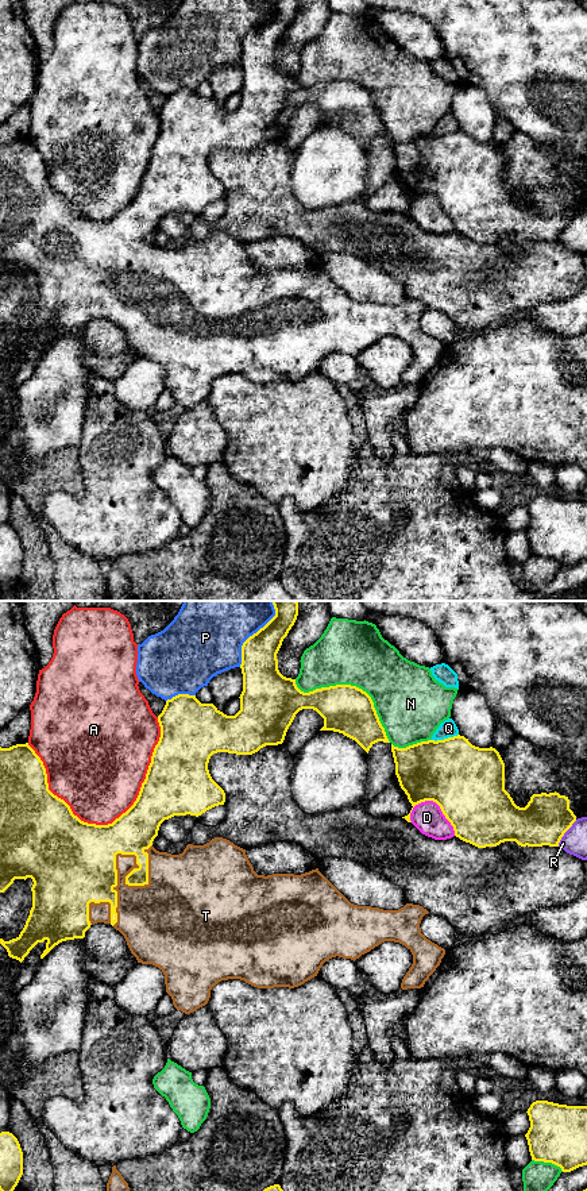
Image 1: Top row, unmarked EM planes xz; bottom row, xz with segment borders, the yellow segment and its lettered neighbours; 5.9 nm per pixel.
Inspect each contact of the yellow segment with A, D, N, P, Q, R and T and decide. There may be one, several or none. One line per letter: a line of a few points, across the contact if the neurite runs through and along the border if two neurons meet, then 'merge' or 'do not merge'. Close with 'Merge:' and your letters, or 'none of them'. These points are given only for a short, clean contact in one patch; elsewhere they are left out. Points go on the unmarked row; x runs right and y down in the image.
A: do not merge
D: do not merge
N: do not merge
P: do not merge
Q: do not merge
R: do not merge
T: merge
Merge: T

